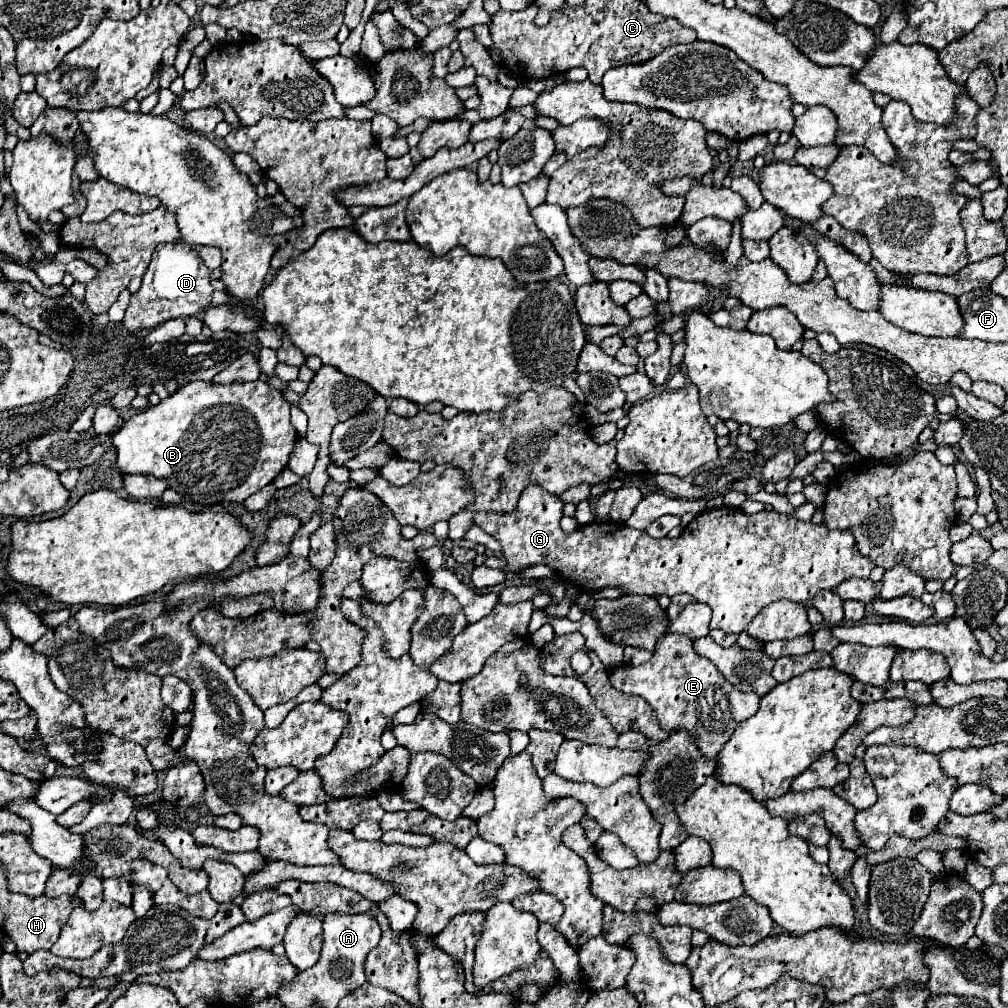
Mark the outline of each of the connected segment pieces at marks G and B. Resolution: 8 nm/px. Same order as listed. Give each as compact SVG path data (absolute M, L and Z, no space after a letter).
M529 484L525 490L523 490L515 512L511 514L493 514L493 512L477 512L475 520L477 520L477 526L483 528L487 534L491 534L495 540L499 540L499 544L503 546L503 560L505 560L505 568L509 572L515 572L515 574L521 574L521 570L527 570L531 566L537 566L537 564L545 564L549 568L553 568L557 572L557 578L559 580L565 580L567 584L573 584L575 588L579 588L581 592L597 592L597 590L603 590L603 588L619 588L623 594L645 594L645 596L653 596L653 598L659 598L659 596L675 596L675 594L691 594L697 602L705 602L709 604L711 610L713 610L713 618L711 618L709 628L723 630L727 634L739 634L747 622L751 622L751 618L761 610L765 608L767 604L775 602L775 600L791 600L791 602L799 602L799 604L805 604L809 602L819 590L833 590L837 588L841 582L849 580L849 578L867 578L869 572L875 568L875 564L867 558L867 556L861 556L855 540L853 540L853 534L851 532L841 532L841 530L829 530L825 528L825 524L817 526L813 522L801 522L797 520L795 516L783 516L783 514L777 514L777 512L757 512L757 514L751 514L747 516L745 512L741 512L739 508L717 508L717 510L705 510L701 514L697 514L691 524L681 532L681 536L677 538L651 538L647 536L643 530L635 530L635 528L629 528L627 524L613 524L613 522L591 522L583 528L577 528L575 532L571 534L565 534L561 530L560 520L563 517L564 503L559 496L551 496L549 492L545 492L539 484Z
M255 380L255 382L235 382L229 386L219 386L219 384L211 384L211 382L189 382L185 386L181 386L175 394L171 394L169 398L161 400L157 406L149 406L143 412L137 412L135 416L131 416L119 432L111 434L111 444L117 452L117 470L123 474L151 474L157 476L161 480L169 480L169 488L175 490L177 494L181 494L185 500L191 500L195 504L203 504L203 506L211 506L211 504L221 504L221 502L245 502L251 494L259 492L261 488L265 488L267 484L271 484L279 472L283 472L287 468L289 456L293 452L293 446L297 442L297 430L293 428L291 420L289 420L289 402L283 400L281 392L275 390L273 386L269 386L263 380Z

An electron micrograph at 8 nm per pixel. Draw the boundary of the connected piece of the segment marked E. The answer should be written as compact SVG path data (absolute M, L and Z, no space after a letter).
M665 634L657 642L651 660L641 666L617 666L609 676L611 684L625 694L641 696L657 712L659 726L673 734L687 730L697 748L711 762L717 762L721 746L731 738L735 728L751 718L759 708L759 696L753 692L737 692L731 682L693 648L693 642L679 634Z

